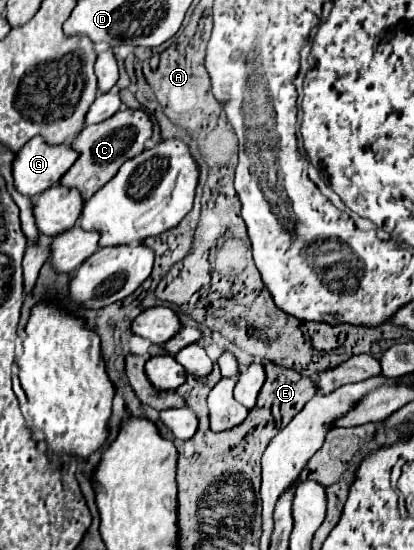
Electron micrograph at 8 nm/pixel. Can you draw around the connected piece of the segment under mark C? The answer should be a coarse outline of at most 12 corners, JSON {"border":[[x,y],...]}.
{"border":[[122,107],[74,139],[60,179],[84,199],[144,151],[152,121]]}

